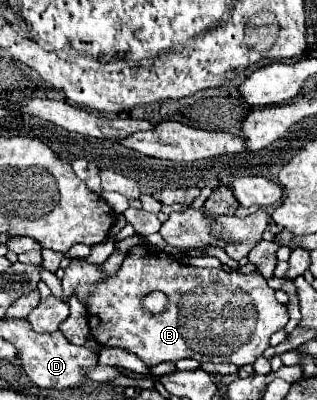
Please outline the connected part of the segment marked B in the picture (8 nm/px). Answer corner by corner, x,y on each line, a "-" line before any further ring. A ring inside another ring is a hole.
145,244
135,246
127,252
121,268
113,276
103,276
95,264
87,264
83,260
71,260
65,268
63,276
63,302
69,300
71,294
77,294
81,302
85,300
89,310
89,326
93,338
103,346
117,346
137,354
147,366
155,366
161,362
177,362
179,358
195,358
197,362
229,362
235,366
253,364
257,356
269,346
269,338
273,332
281,330
287,320
287,306
277,302
275,290
269,288
267,280
259,272
241,274
213,268
195,268
187,264
179,264
163,250
-
151,290
161,290
169,296
169,304
165,312
151,316
147,314
139,298

